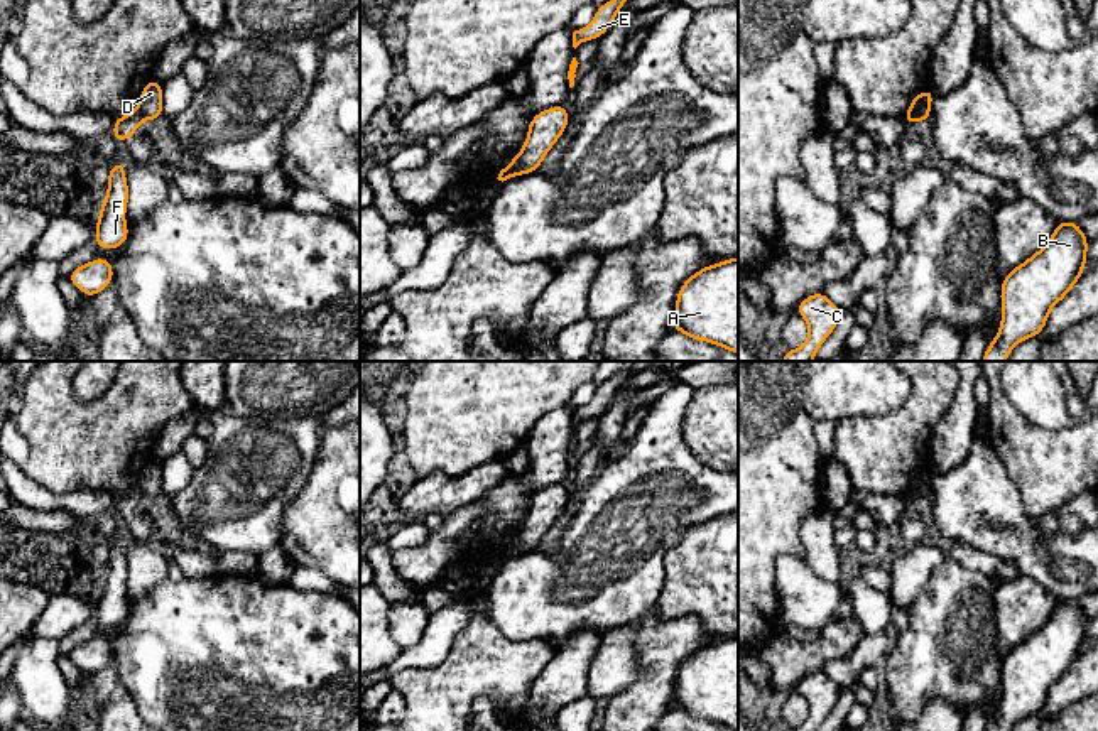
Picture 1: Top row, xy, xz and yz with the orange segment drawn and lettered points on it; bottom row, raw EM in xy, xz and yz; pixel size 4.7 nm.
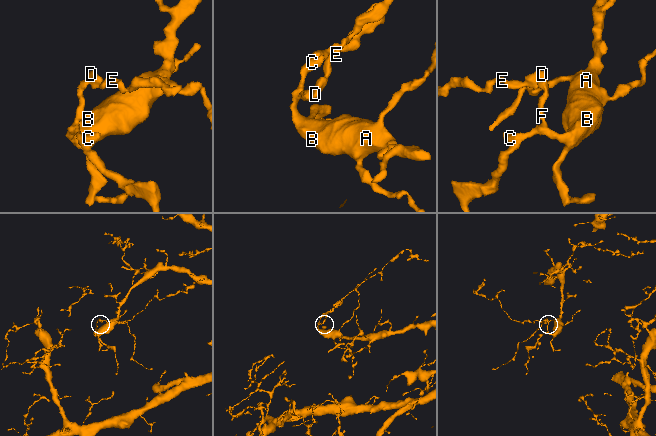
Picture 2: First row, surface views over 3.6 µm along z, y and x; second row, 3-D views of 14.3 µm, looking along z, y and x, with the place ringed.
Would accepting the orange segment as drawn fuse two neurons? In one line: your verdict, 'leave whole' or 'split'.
split

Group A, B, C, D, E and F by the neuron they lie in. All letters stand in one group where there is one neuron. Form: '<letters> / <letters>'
A B C F / D E

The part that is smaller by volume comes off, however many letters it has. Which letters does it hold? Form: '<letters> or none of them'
D, E

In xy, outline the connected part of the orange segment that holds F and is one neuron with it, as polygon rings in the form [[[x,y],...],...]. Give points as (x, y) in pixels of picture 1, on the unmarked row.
[[[123,539],[111,542],[106,564],[108,574],[101,581],[95,621],[100,626],[120,626],[128,616],[128,604],[125,601],[128,564]]]

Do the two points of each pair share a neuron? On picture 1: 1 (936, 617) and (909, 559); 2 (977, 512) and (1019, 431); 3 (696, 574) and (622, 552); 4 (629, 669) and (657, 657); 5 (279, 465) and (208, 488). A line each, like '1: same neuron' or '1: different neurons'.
1: different neurons
2: different neurons
3: different neurons
4: different neurons
5: same neuron

